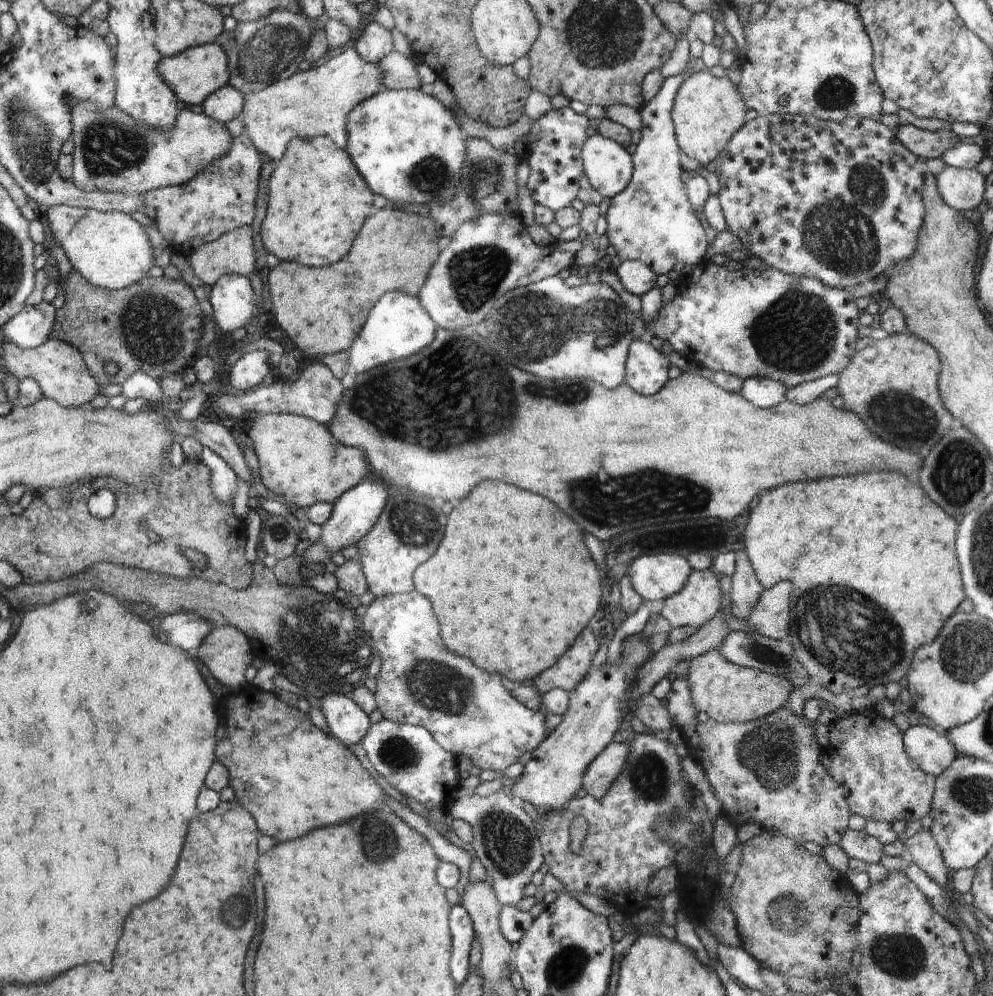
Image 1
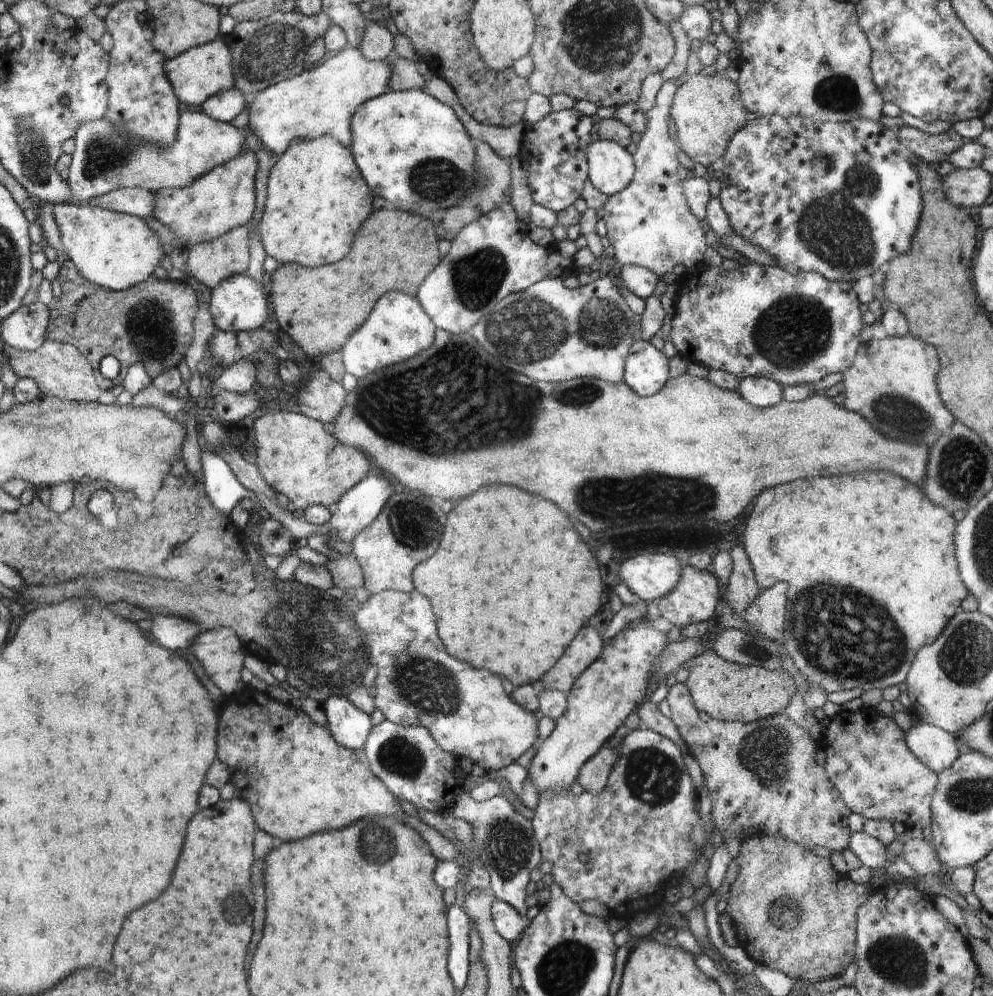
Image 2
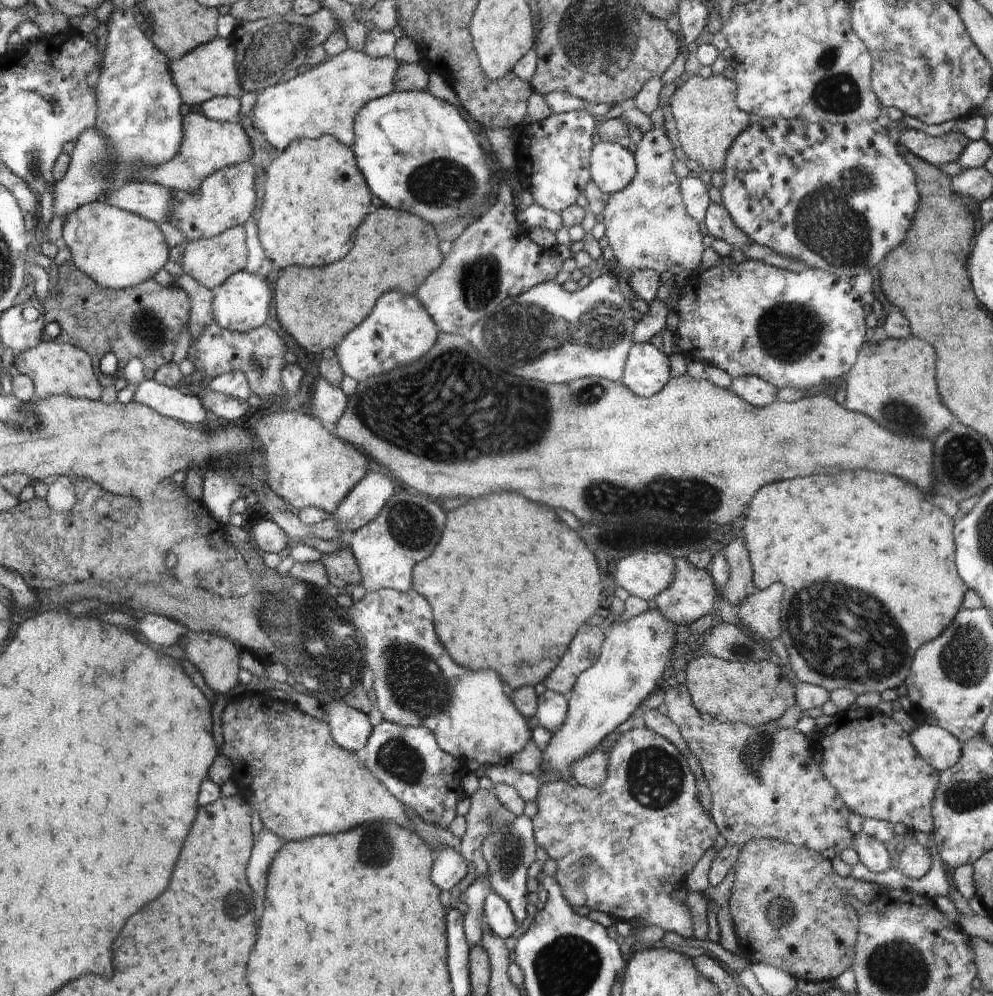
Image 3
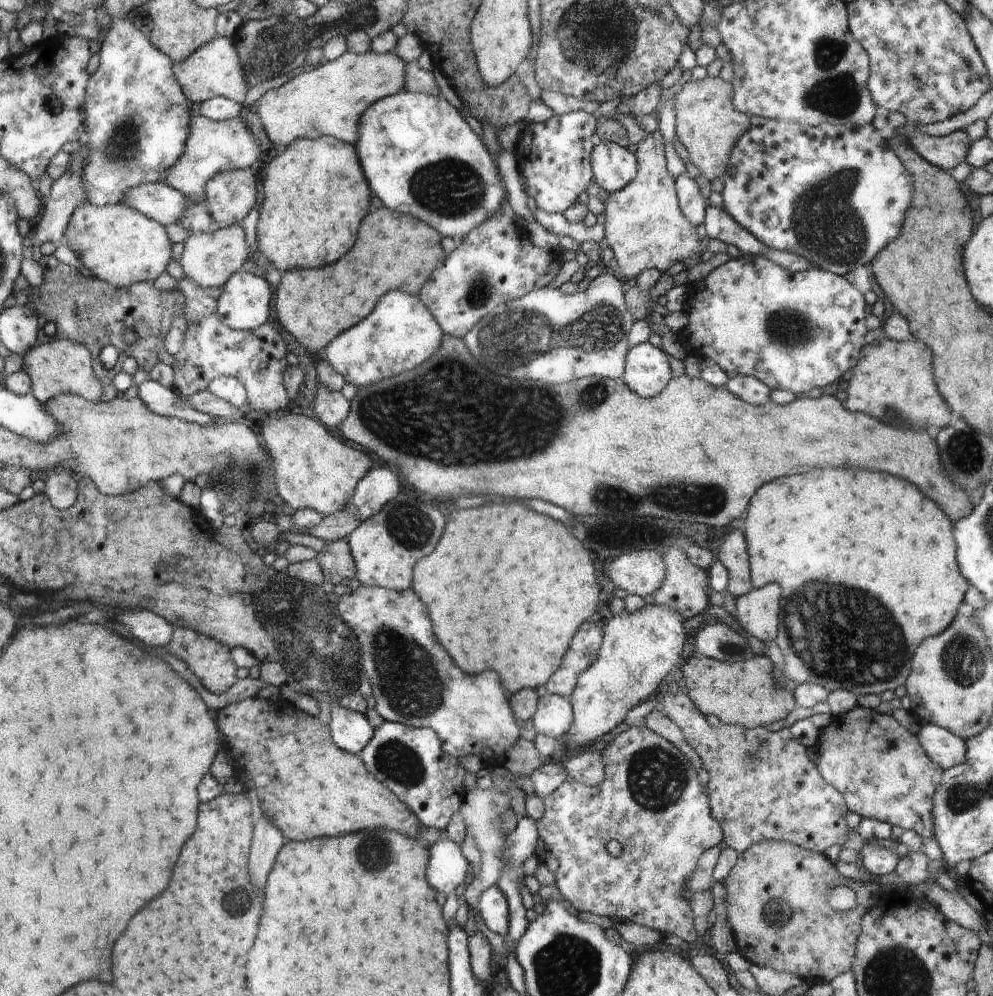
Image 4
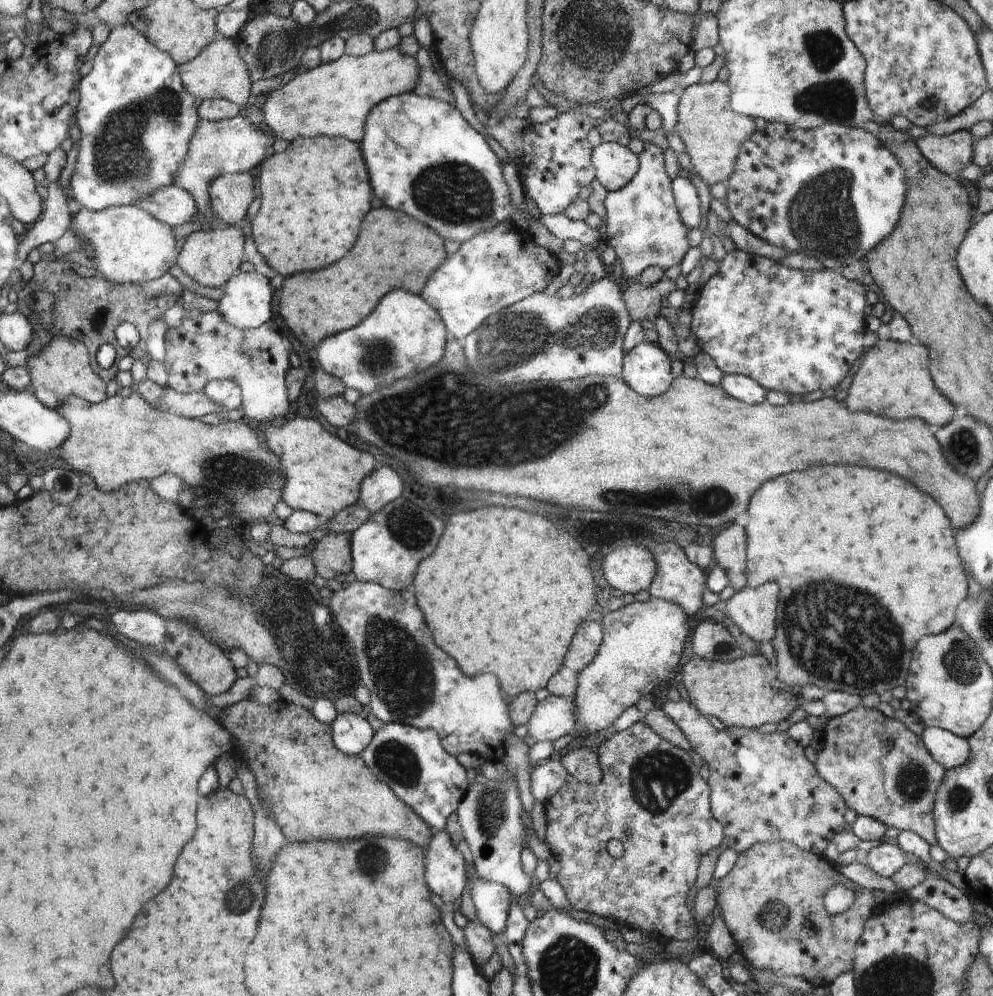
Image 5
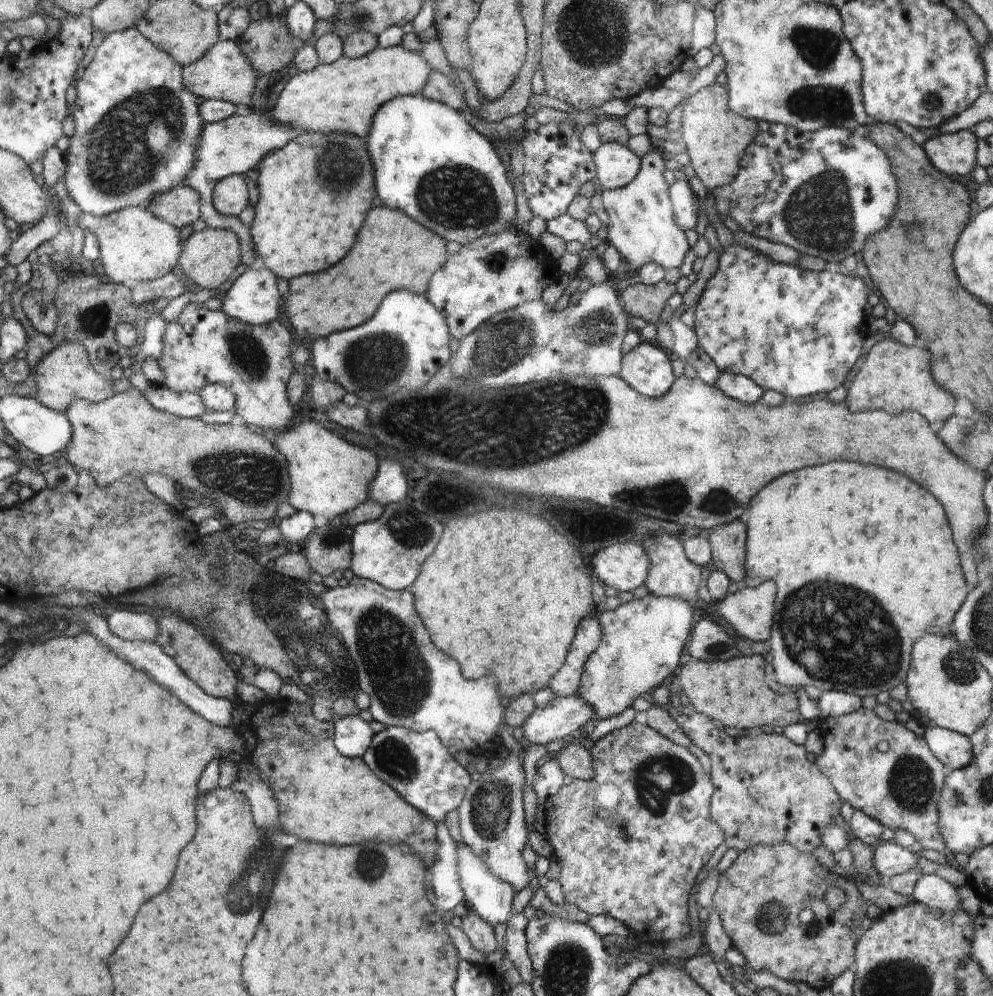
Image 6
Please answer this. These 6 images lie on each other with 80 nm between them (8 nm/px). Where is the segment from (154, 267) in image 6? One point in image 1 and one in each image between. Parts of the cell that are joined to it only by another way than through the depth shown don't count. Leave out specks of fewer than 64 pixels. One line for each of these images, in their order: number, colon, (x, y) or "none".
1: (109, 249)
2: (114, 250)
3: (118, 249)
4: (119, 245)
5: (130, 247)

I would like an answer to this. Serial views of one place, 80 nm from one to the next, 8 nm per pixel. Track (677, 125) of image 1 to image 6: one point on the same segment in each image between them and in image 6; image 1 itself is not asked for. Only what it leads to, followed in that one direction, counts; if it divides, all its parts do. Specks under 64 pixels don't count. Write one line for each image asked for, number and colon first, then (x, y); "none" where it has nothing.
2: (707, 110)
3: (708, 119)
4: (707, 123)
5: (713, 134)
6: (715, 138)

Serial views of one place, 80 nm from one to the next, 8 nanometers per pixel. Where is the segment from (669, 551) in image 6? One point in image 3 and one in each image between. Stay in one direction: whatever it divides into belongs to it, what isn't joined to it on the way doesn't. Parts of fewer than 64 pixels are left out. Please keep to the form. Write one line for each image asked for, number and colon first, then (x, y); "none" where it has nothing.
3: (693, 594)
4: (685, 590)
5: (677, 580)

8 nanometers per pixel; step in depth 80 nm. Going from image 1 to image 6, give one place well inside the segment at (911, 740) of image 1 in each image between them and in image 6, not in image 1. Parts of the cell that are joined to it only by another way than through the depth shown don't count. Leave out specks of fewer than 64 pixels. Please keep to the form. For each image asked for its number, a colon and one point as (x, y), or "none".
2: (937, 749)
3: (936, 746)
4: (946, 750)
5: (950, 751)
6: (953, 750)

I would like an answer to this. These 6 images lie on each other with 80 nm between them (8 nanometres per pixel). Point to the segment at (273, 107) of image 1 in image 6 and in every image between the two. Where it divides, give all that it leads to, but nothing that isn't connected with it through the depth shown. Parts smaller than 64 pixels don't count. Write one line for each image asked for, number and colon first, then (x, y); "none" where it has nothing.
2: (321, 100)
3: (325, 100)
4: (329, 101)
5: (334, 99)
6: (343, 96)

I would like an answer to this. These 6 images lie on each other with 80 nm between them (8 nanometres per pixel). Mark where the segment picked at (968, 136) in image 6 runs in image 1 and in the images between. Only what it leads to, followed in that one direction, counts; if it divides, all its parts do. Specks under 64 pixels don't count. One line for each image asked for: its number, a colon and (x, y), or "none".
1: (924, 144)
2: (926, 148)
3: (940, 150)
4: (946, 152)
5: (950, 154)

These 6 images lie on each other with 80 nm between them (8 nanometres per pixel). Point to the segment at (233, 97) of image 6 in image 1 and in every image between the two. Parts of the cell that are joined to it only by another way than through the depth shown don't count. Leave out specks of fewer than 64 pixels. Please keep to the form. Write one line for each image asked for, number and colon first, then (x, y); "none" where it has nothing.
1: (196, 73)
2: (201, 72)
3: (210, 70)
4: (214, 70)
5: (219, 72)

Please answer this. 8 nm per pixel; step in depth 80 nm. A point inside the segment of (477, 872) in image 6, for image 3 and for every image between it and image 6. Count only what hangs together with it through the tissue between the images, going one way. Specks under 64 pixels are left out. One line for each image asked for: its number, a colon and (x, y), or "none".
3: (499, 916)
4: (493, 904)
5: (492, 900)

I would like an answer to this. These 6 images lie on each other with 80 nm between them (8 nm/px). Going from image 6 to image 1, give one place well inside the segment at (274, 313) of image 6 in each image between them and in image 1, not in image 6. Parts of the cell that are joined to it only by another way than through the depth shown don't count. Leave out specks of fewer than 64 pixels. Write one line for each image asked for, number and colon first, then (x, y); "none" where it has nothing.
1: (234, 303)
2: (237, 304)
3: (241, 304)
4: (244, 305)
5: (247, 302)

